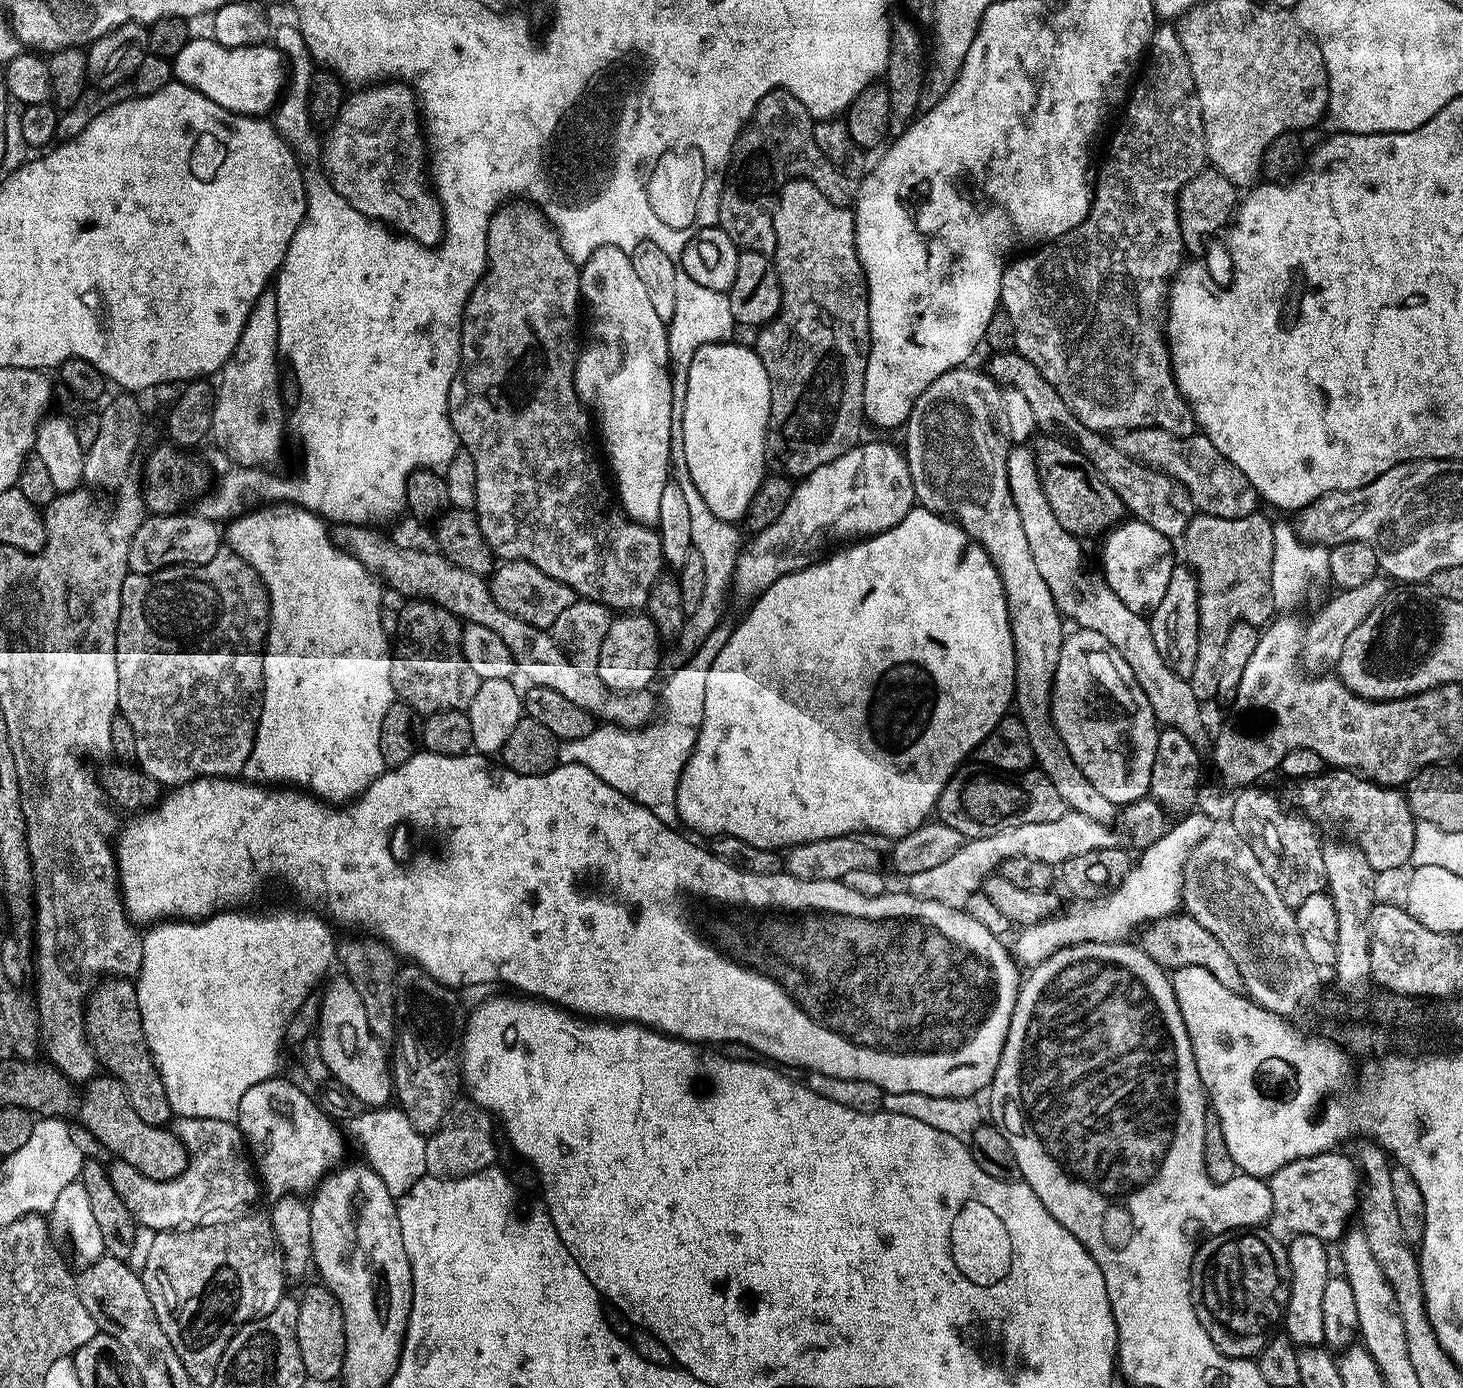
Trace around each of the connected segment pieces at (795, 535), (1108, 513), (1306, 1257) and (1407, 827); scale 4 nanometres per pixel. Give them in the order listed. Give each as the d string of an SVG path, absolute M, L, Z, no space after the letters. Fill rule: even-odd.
M876 440L870 441L869 444L861 442L846 454L842 454L842 458L834 458L834 462L818 466L818 470L803 477L793 487L792 497L782 510L782 514L764 530L755 533L749 544L747 541L741 547L736 566L732 569L731 587L733 589L736 587L736 592L740 596L755 598L786 574L807 568L821 555L820 548L826 547L831 540L848 542L853 538L876 536L898 526L898 522L902 522L902 518L910 514L915 504L912 476L908 473L908 461L902 455L901 449L891 448L888 444L879 444Z
M1044 434L1035 441L1034 451L1046 500L1050 502L1050 510L1054 510L1062 530L1071 532L1077 538L1084 538L1087 532L1107 533L1125 519L1126 509L1122 498L1110 490L1098 470L1094 470L1091 462L1067 440Z
M1296 1234L1287 1241L1288 1261L1290 1262L1290 1290L1288 1307L1282 1312L1282 1328L1289 1340L1303 1342L1308 1346L1324 1344L1322 1294L1330 1277L1328 1271L1328 1252L1325 1241L1317 1236ZM1304 1340L1304 1341L1300 1341Z
M1325 770L1319 776L1303 777L1297 784L1300 785L1296 788L1296 804L1301 808L1297 809L1316 826L1345 824L1356 835L1355 846L1364 853L1376 873L1411 861L1417 819L1412 815L1407 795L1399 787L1378 784L1355 770Z

